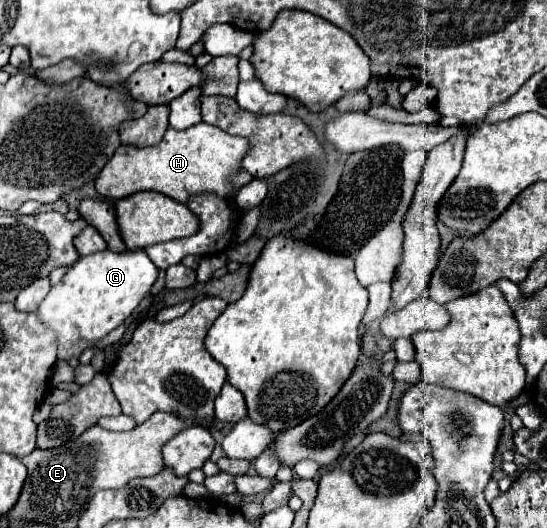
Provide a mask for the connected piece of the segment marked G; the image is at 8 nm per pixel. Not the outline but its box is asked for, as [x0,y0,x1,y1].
[39,250,157,360]

